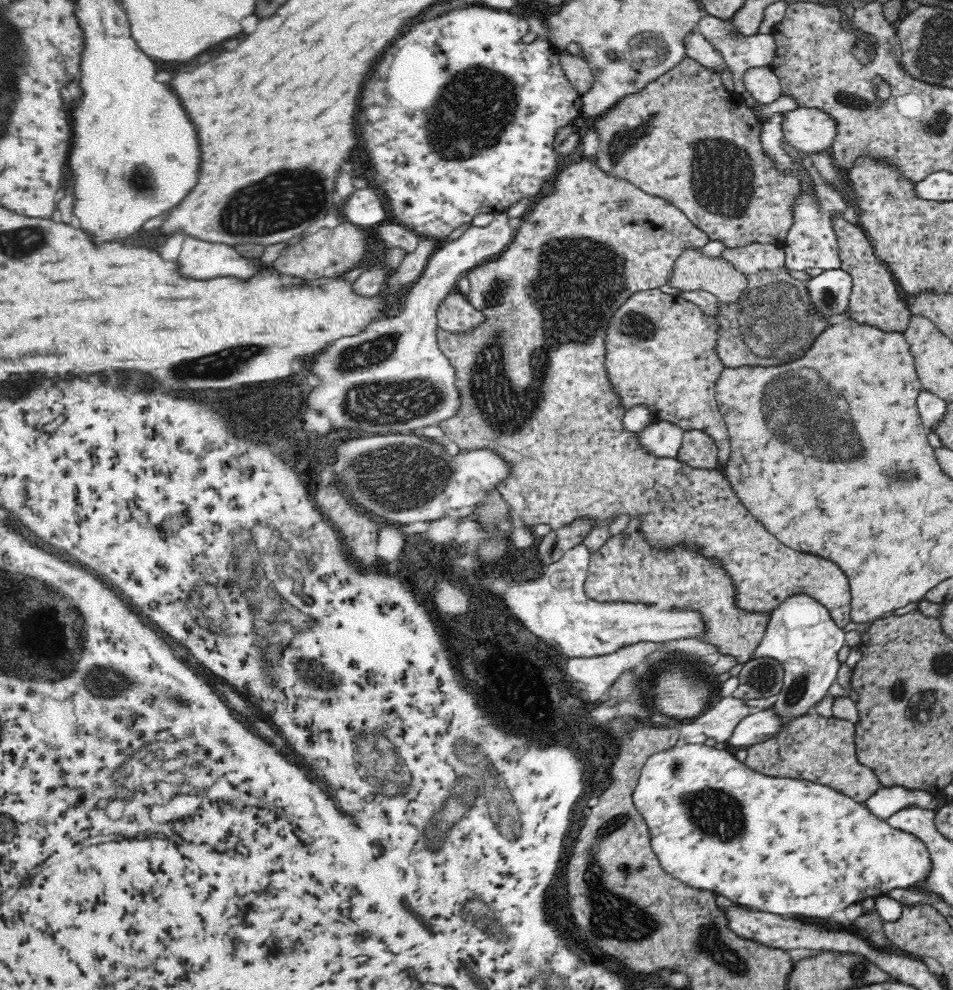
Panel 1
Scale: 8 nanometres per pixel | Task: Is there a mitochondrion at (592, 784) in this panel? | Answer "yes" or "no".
no

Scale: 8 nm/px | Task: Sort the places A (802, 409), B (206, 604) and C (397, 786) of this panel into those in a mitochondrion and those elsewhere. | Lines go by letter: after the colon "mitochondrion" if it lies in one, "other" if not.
A: mitochondrion
B: mitochondrion
C: mitochondrion

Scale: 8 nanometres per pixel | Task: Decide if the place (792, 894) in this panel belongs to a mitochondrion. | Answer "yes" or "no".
no

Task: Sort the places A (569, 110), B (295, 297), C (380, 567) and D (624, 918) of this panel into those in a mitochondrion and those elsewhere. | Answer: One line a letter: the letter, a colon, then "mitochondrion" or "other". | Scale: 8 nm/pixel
A: other
B: other
C: other
D: mitochondrion

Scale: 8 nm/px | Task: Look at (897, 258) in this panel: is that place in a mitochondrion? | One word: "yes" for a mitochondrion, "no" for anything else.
no

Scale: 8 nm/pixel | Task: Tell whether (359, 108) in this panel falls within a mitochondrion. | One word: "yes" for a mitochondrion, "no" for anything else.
no

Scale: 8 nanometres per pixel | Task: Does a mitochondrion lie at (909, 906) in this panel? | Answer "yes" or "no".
no

